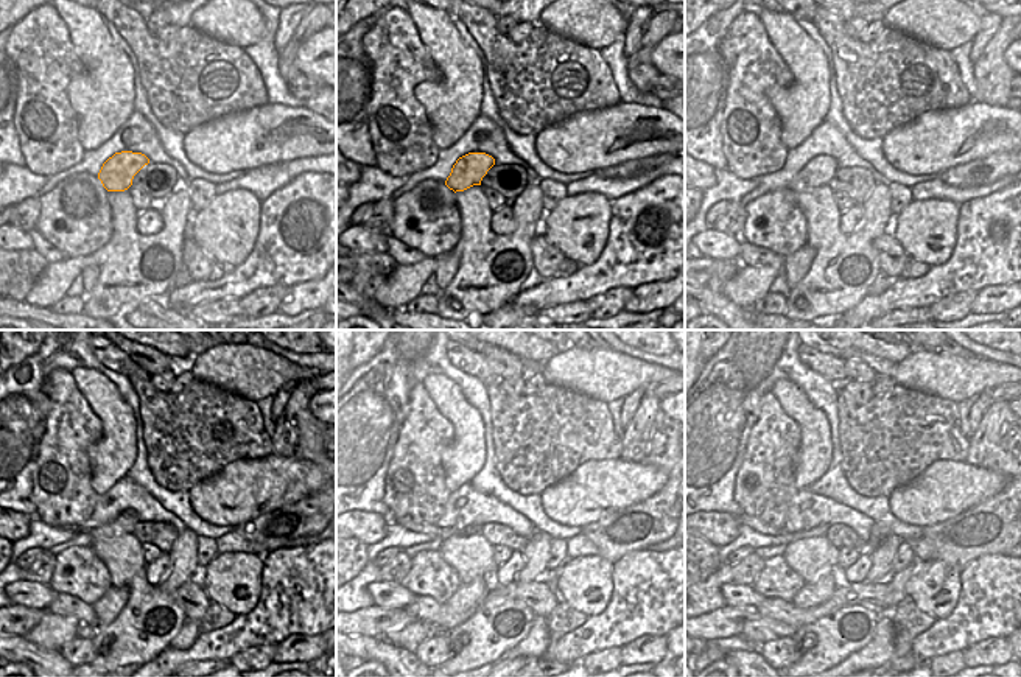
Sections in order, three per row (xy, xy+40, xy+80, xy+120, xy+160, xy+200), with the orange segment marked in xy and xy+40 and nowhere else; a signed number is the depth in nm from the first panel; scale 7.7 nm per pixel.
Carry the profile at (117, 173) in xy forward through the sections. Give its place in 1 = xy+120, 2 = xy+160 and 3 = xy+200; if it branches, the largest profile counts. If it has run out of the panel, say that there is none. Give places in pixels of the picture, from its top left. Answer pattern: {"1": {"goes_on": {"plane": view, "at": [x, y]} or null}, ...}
{"1": {"goes_on": {"plane": "xy+120", "at": [128, 519]}}, "2": {"goes_on": {"plane": "xy+160", "at": [406, 522]}}, "3": {"goes_on": {"plane": "xy+200", "at": [750, 520]}}}

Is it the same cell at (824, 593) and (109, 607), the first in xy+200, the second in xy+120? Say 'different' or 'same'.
same

